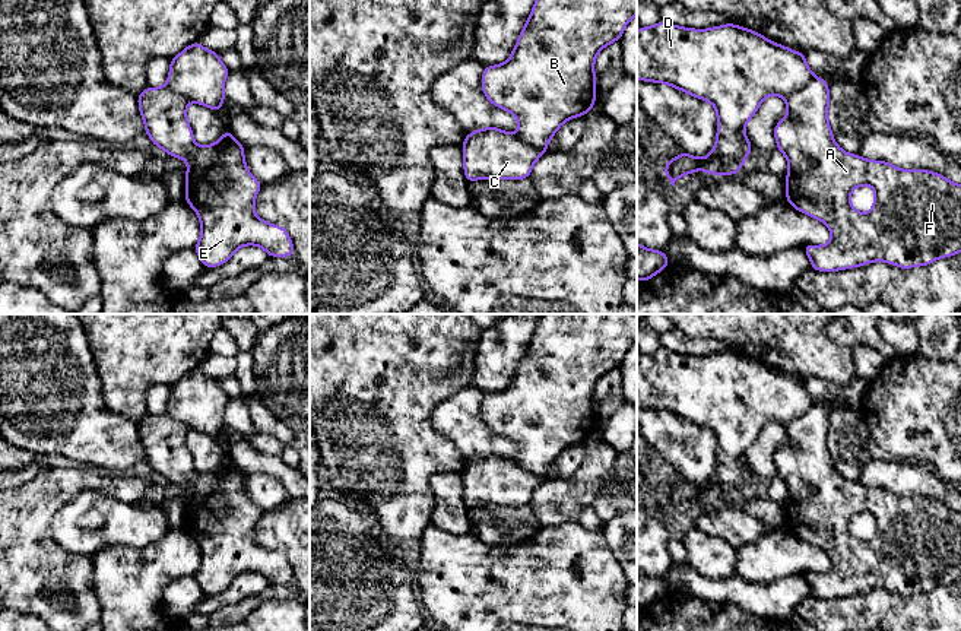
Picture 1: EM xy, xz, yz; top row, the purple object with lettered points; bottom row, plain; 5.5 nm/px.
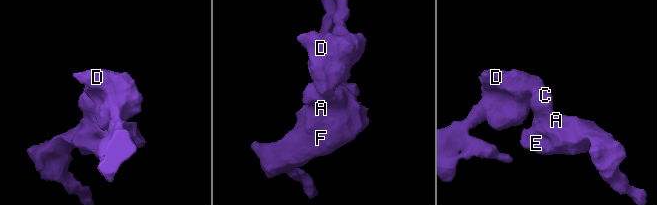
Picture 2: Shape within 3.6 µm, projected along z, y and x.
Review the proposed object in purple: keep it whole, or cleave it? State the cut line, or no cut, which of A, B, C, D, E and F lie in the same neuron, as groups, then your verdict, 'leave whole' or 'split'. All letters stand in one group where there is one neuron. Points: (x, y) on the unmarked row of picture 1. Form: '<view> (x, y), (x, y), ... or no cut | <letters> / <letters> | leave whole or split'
xz (510, 460), (545, 479) | A C E F / B D | split

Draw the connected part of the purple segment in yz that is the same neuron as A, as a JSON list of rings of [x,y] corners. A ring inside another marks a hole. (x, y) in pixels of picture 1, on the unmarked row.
[[[813,403],[809,410],[802,415],[795,418],[789,425],[786,425],[786,432],[787,432],[787,443],[781,447],[777,448],[774,454],[774,464],[777,469],[777,476],[787,485],[789,489],[789,500],[786,502],[786,514],[787,514],[787,521],[786,521],[786,529],[792,532],[795,536],[797,536],[800,540],[805,540],[811,545],[815,545],[821,549],[824,549],[830,559],[831,559],[831,567],[825,573],[803,573],[802,577],[808,581],[811,587],[811,594],[816,599],[837,599],[837,597],[844,597],[844,596],[851,596],[851,594],[860,594],[868,590],[873,589],[887,589],[892,593],[901,594],[901,596],[911,596],[917,593],[929,593],[938,586],[943,584],[951,584],[958,580],[961,580],[961,511],[955,511],[949,508],[946,504],[935,500],[935,498],[926,498],[926,497],[900,497],[891,489],[885,488],[872,488],[872,486],[865,486],[860,482],[853,482],[844,479],[834,467],[832,464],[832,457],[830,454],[828,448],[828,432],[830,432],[830,418],[828,418],[828,409],[822,405]],[[859,513],[870,513],[875,517],[875,527],[873,527],[873,535],[866,539],[860,540],[853,536],[850,530],[850,523],[853,517]]]

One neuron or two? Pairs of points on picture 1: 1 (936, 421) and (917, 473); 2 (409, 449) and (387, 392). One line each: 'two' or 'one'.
1: two
2: one

